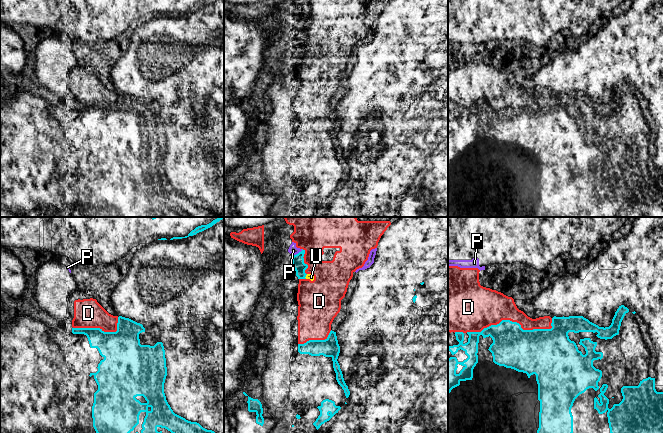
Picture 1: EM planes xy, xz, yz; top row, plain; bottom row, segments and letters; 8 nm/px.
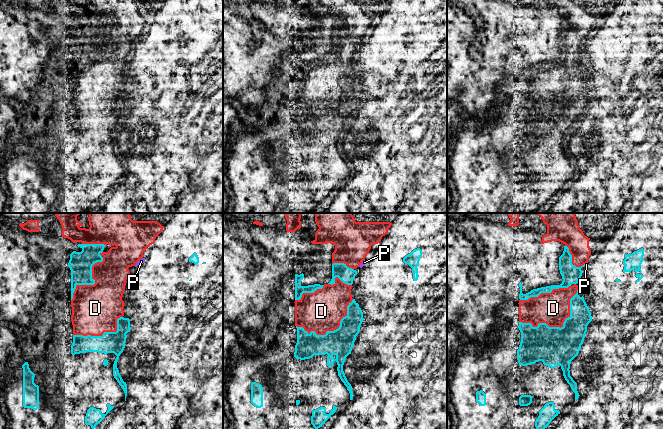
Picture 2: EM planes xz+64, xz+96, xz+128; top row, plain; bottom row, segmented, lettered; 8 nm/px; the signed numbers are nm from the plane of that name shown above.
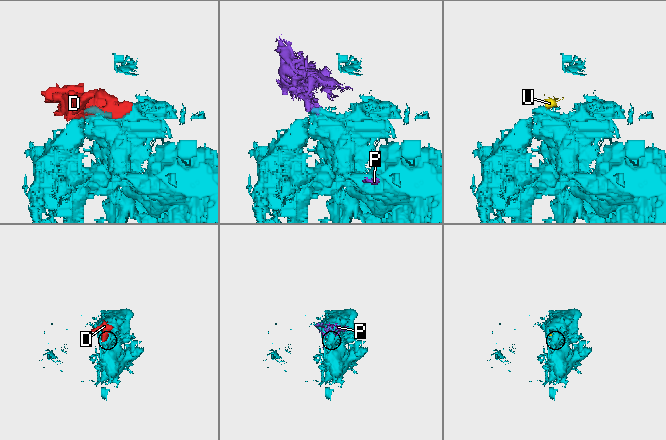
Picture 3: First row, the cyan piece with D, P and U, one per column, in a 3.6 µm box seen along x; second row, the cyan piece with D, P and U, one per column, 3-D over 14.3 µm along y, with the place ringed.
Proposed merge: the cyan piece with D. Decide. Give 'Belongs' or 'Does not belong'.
Does not belong

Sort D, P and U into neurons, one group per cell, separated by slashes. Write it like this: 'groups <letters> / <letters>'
groups D U / P

